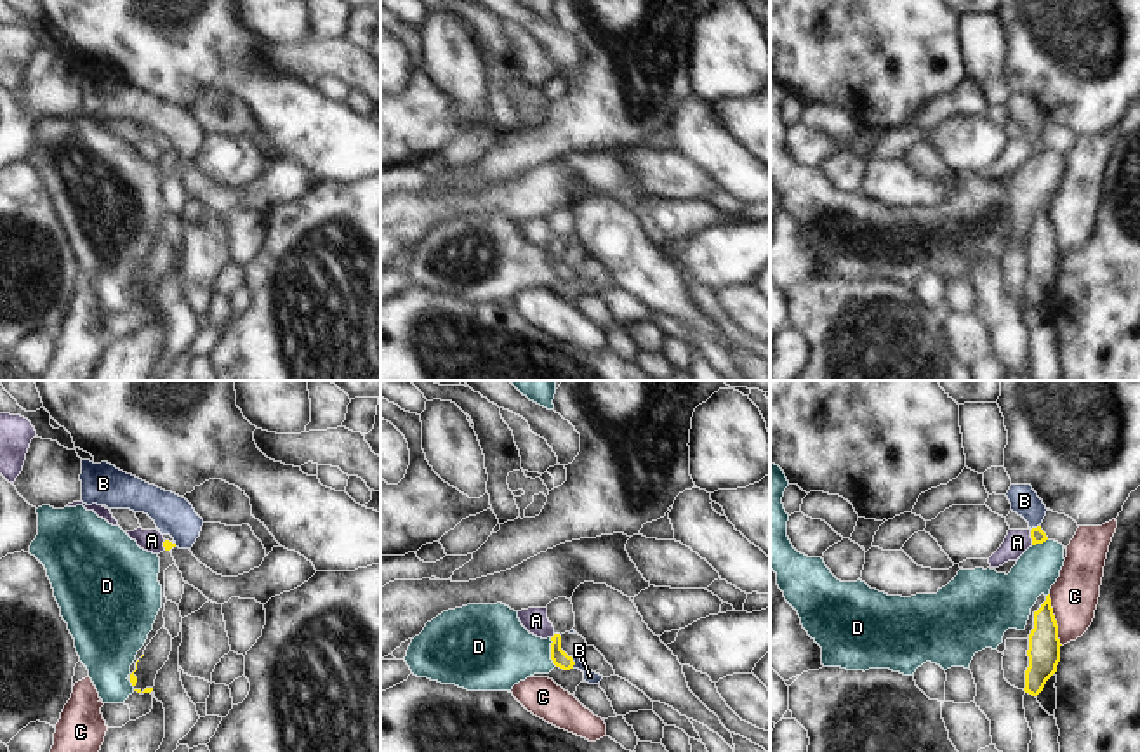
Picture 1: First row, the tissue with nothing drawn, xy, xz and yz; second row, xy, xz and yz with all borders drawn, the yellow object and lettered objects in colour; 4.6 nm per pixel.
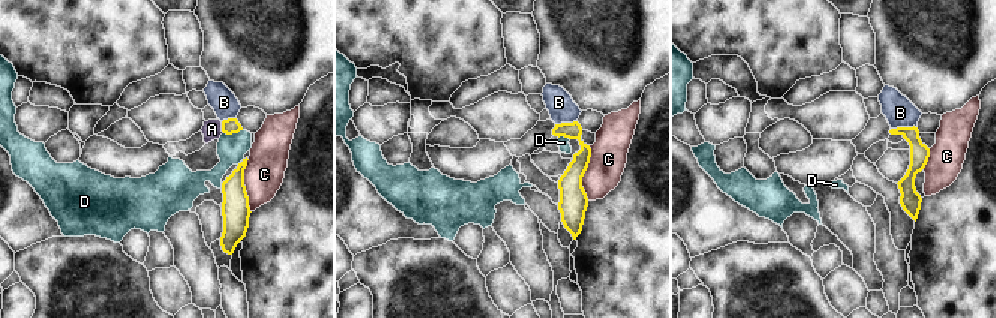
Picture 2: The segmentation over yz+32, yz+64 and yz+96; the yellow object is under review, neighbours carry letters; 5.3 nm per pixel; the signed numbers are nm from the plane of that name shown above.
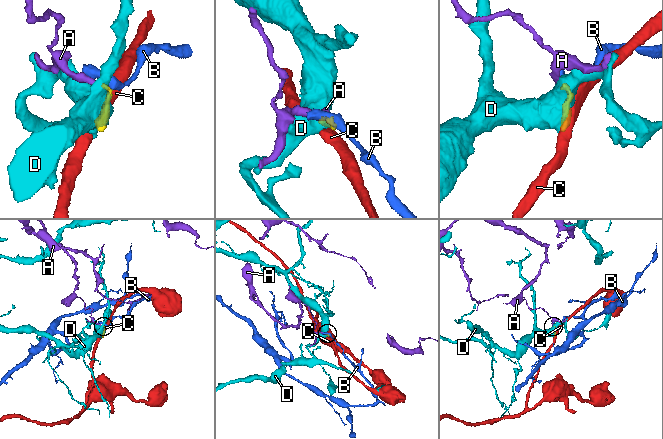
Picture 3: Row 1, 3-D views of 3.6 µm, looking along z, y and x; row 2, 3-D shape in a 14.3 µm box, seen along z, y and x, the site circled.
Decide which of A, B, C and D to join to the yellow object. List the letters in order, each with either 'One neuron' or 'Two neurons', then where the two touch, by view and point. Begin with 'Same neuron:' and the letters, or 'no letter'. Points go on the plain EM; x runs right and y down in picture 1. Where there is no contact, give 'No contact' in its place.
Same neuron: no letter
A: Two neurons. Touches yellow at yz (1031, 148)
B: Two neurons. Touches yellow at xz (574, 273)
C: Two neurons. Touches yellow at yz (1055, 231)
D: Two neurons. Touches yellow at xz (551, 263)

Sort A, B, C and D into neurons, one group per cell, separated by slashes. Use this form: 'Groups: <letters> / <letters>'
Groups: A / B / C / D

